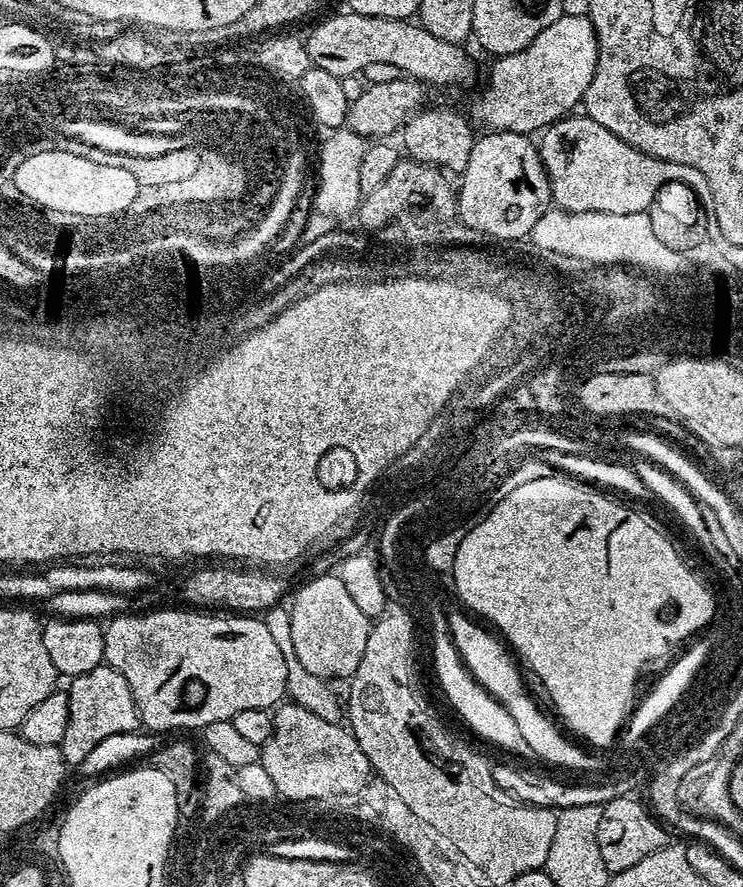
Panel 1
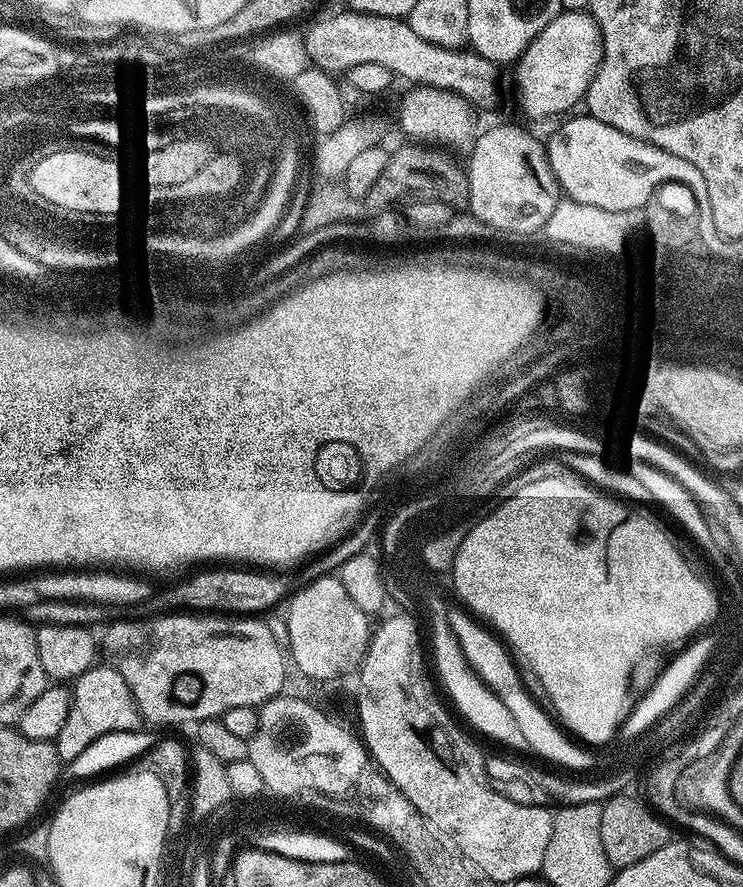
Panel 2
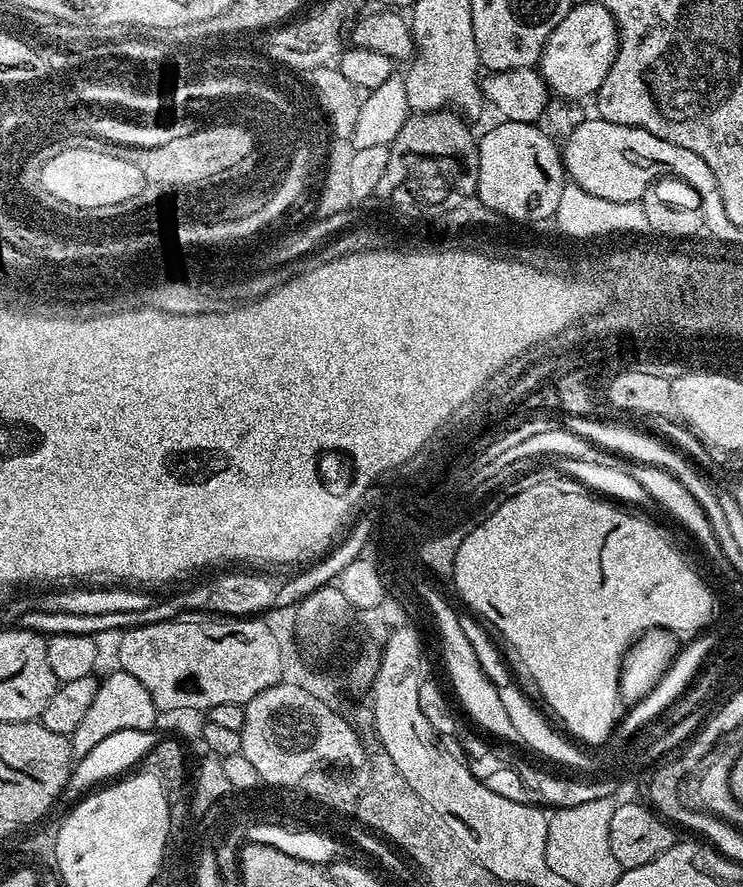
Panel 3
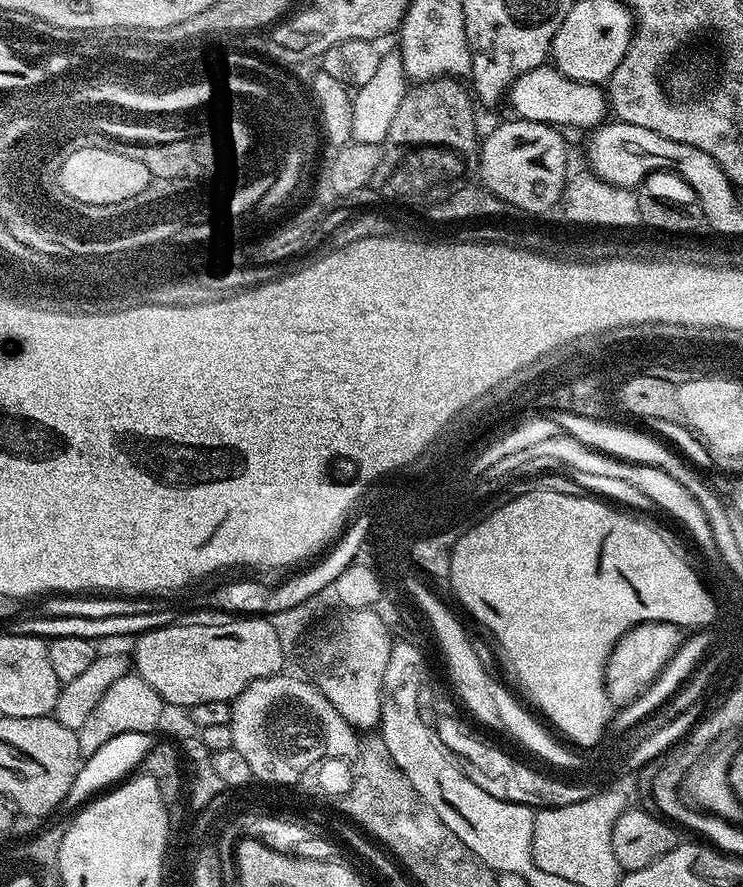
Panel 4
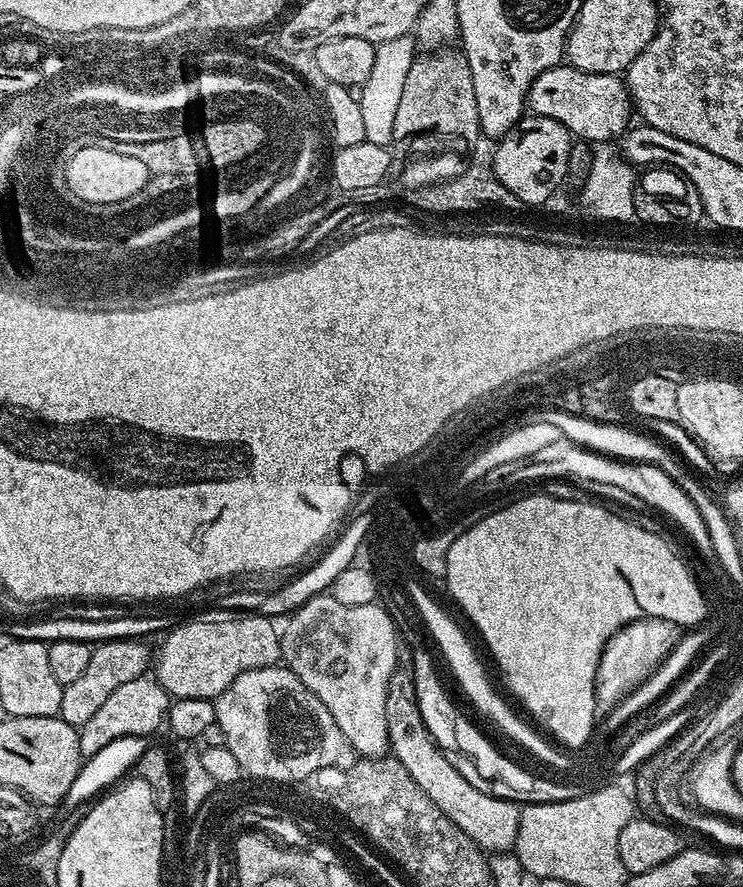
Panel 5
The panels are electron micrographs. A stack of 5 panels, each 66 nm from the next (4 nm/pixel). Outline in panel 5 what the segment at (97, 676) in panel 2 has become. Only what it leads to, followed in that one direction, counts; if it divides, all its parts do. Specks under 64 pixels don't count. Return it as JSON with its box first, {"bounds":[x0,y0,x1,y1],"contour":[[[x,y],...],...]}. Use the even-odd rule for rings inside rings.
{"bounds":[78,674,169,758],"contour":[[[145,674],[133,678],[131,682],[125,682],[123,686],[118,686],[118,690],[114,690],[114,694],[110,694],[110,698],[106,698],[106,702],[102,702],[102,706],[98,706],[98,710],[94,710],[94,715],[78,729],[81,757],[87,758],[98,754],[98,750],[110,746],[110,742],[118,738],[151,737],[151,732],[158,731],[165,723],[169,703],[168,691],[151,675]]]}

